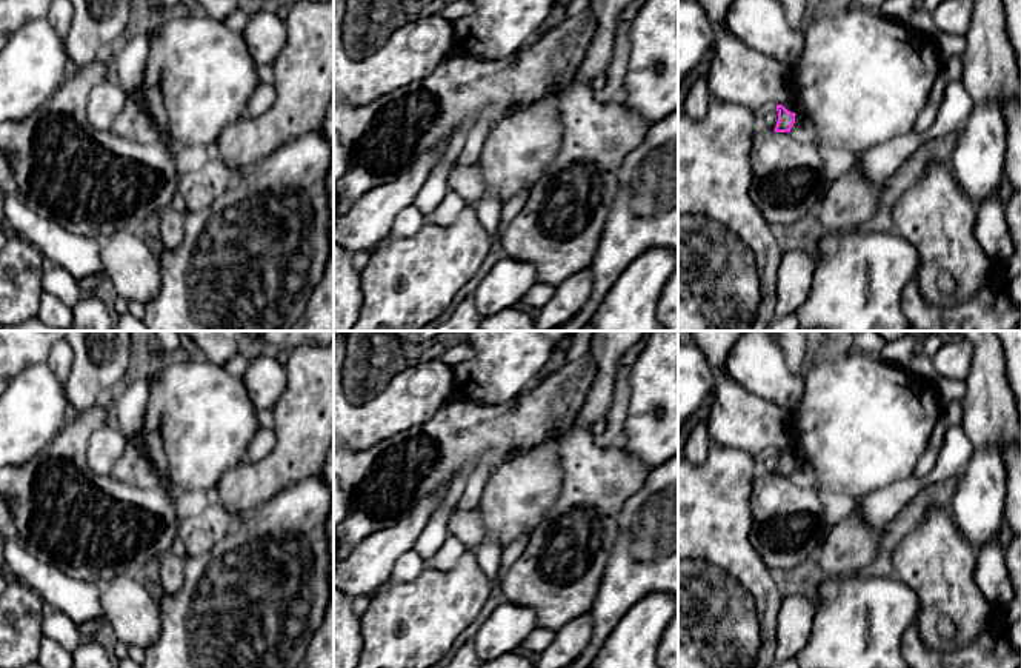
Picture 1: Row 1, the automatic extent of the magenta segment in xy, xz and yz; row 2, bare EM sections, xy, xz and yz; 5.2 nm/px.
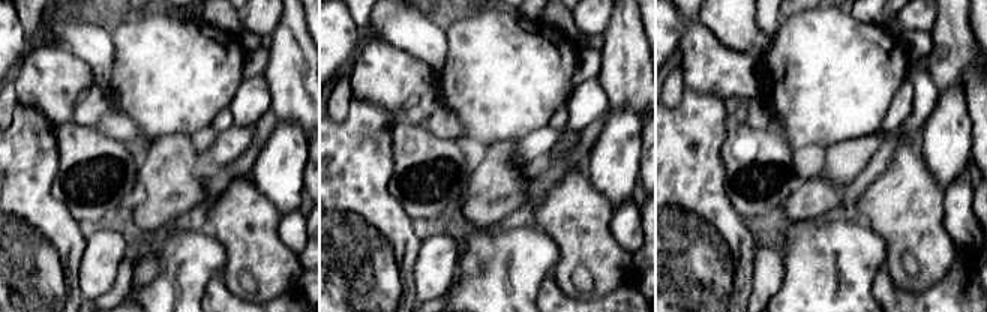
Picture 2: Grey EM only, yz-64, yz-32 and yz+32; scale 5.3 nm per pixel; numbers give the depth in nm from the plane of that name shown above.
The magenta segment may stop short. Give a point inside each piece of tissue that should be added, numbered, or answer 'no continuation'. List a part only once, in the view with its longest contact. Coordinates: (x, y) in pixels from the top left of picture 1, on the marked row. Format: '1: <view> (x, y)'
1: yz (803, 130)

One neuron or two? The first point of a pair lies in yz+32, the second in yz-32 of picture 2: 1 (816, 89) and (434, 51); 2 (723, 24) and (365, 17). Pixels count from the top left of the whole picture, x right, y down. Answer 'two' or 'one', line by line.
1: two
2: two

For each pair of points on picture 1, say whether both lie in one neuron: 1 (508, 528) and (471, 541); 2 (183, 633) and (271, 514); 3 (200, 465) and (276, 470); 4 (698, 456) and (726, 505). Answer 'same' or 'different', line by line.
1: different
2: same
3: different
4: different

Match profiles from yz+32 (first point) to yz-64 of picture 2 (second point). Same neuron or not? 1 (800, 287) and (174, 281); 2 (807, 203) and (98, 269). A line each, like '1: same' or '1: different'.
1: same
2: different

